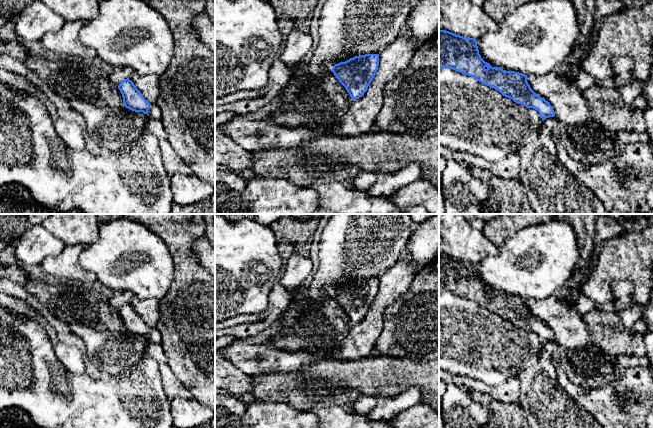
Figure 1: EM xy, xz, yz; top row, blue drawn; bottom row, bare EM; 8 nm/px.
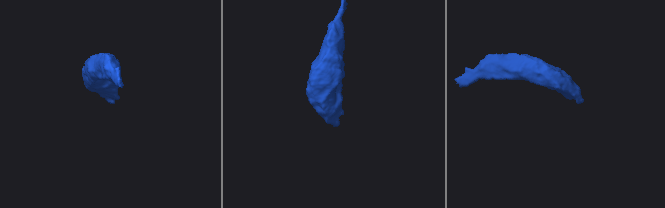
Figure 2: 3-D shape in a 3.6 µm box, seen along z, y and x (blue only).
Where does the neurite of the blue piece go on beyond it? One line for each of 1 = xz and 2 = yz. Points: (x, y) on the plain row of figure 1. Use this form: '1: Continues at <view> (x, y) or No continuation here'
1: No continuation here
2: No continuation here

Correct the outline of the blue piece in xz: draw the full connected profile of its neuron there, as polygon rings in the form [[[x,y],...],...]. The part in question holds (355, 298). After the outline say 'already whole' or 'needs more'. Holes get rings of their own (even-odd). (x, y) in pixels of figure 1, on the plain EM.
[[[365,278],[335,288],[332,296],[354,324],[364,319],[378,290],[379,278]]]; already whole

